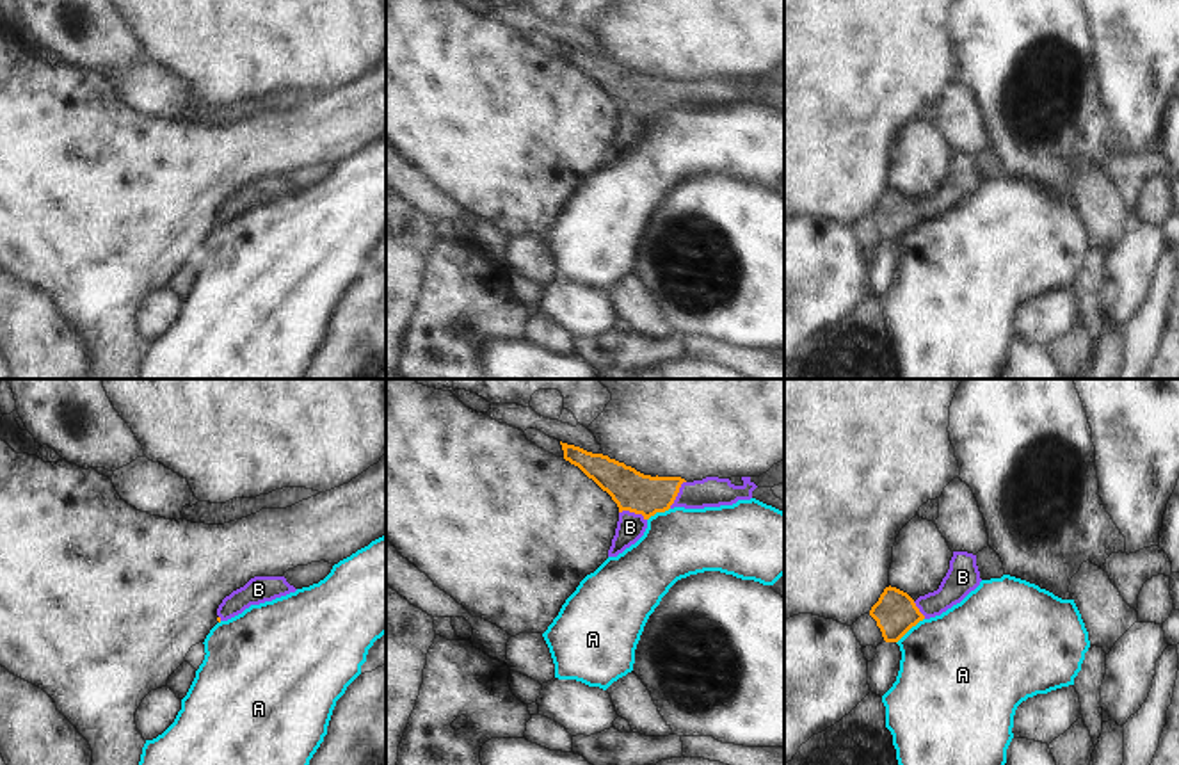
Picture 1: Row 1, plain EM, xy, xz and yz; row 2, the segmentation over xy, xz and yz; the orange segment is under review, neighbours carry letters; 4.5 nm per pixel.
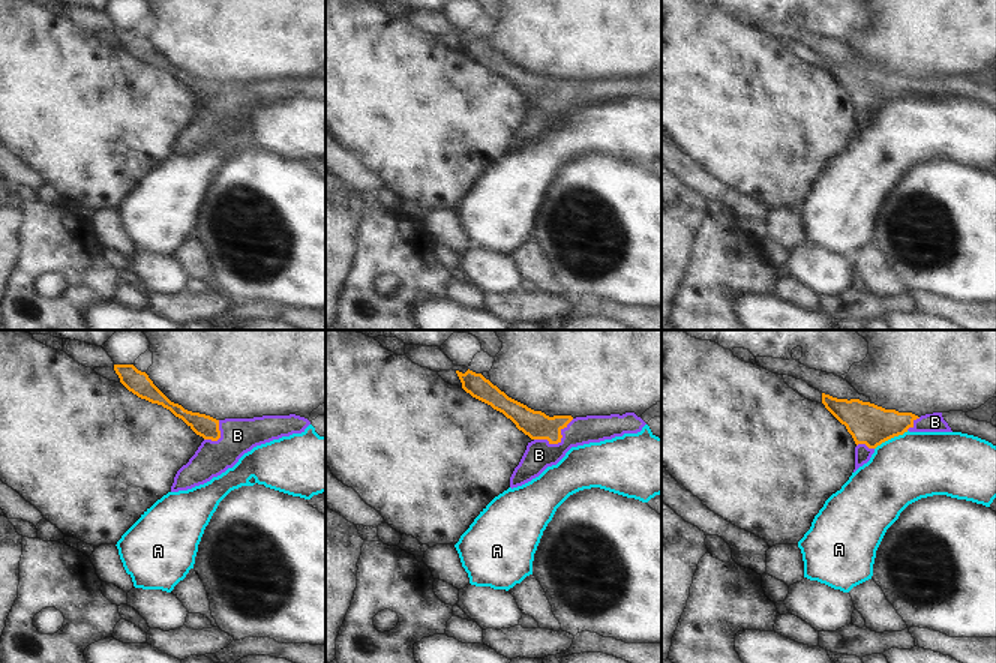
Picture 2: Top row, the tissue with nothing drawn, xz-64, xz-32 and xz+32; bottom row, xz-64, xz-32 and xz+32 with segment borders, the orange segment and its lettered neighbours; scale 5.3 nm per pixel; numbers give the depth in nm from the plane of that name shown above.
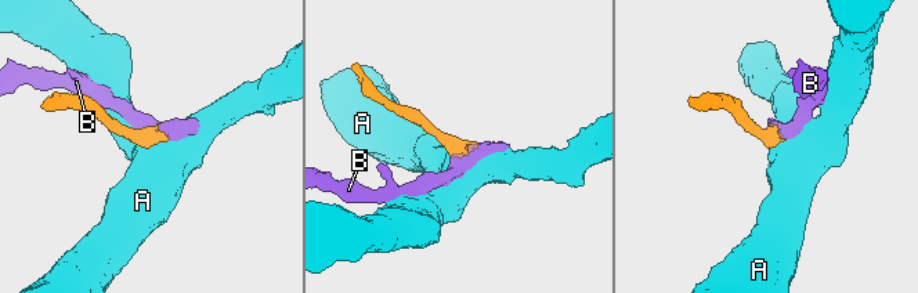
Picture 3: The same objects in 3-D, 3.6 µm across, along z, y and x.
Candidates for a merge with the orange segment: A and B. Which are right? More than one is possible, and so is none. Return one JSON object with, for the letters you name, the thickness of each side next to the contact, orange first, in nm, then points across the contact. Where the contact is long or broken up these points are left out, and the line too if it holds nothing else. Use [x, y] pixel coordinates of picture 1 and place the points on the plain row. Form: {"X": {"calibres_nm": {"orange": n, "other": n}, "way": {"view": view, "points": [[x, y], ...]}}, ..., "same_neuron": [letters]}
{"B": {"calibres_nm": {"orange": 180, "other": 130}, "way": {"view": "xz", "points": [[633, 93], [633, 112], [630, 128]]}}, "same_neuron": ["B"]}

